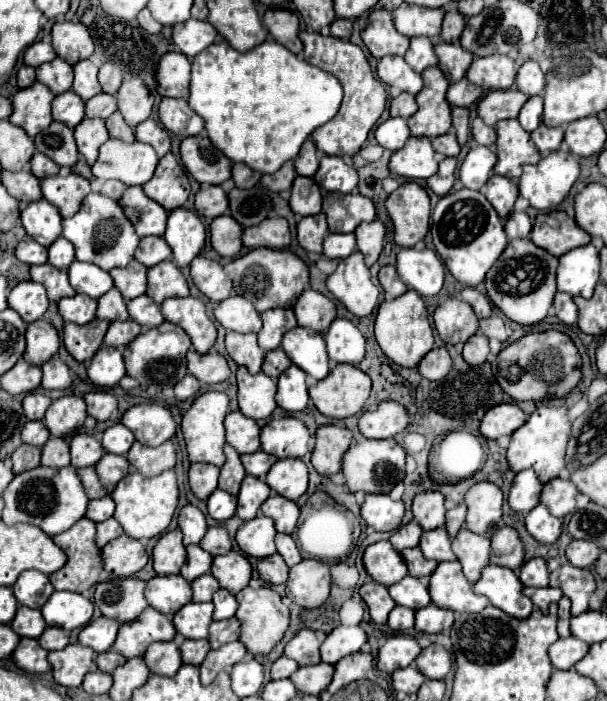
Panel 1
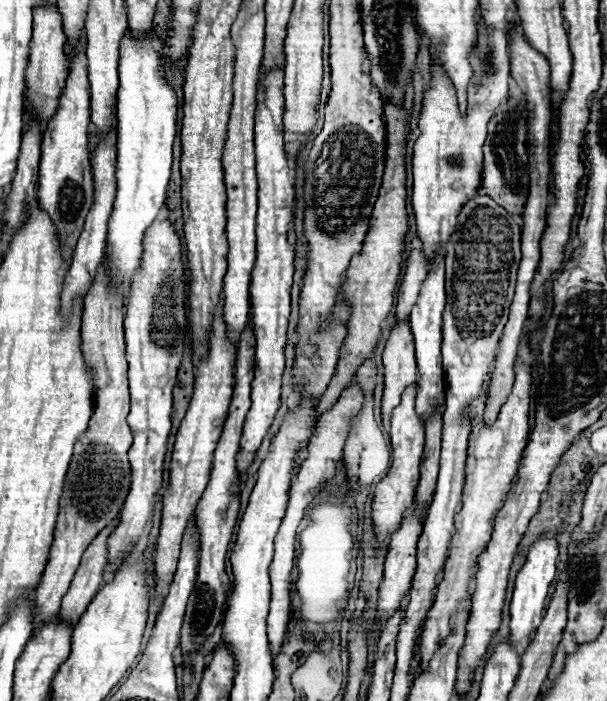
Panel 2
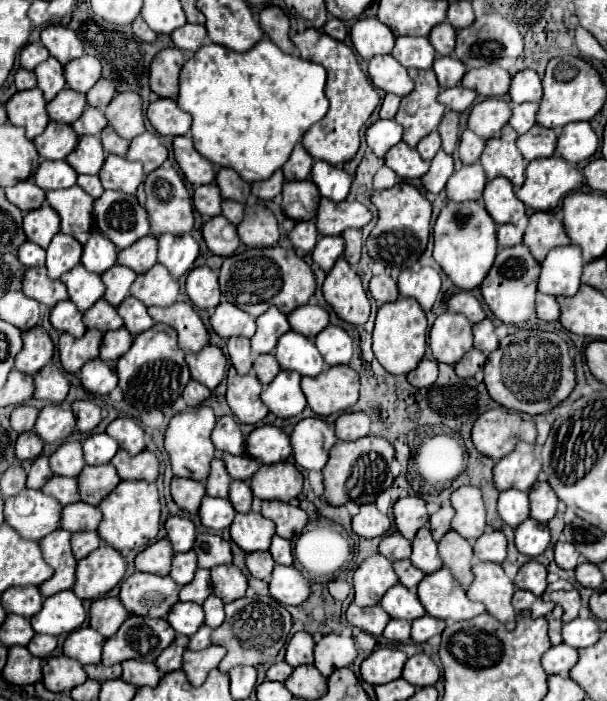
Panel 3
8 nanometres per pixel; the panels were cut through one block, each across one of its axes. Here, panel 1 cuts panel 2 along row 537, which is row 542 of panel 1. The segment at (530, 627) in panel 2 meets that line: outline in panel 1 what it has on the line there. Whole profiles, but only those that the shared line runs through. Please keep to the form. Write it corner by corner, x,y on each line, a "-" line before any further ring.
538,504
534,510
526,514
526,528
528,532
542,544
554,544
562,532
562,520
552,516
552,512

